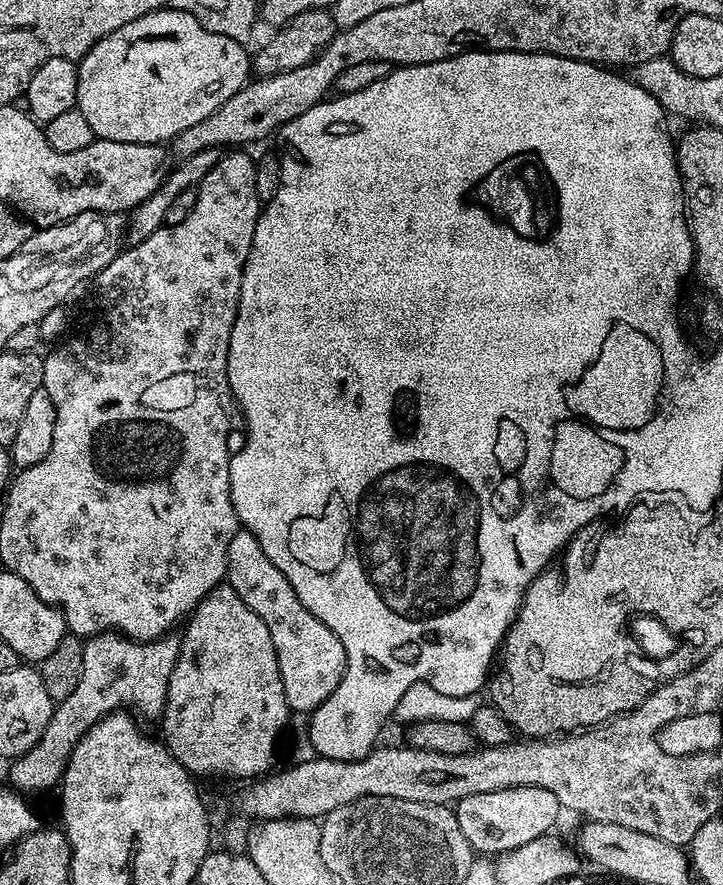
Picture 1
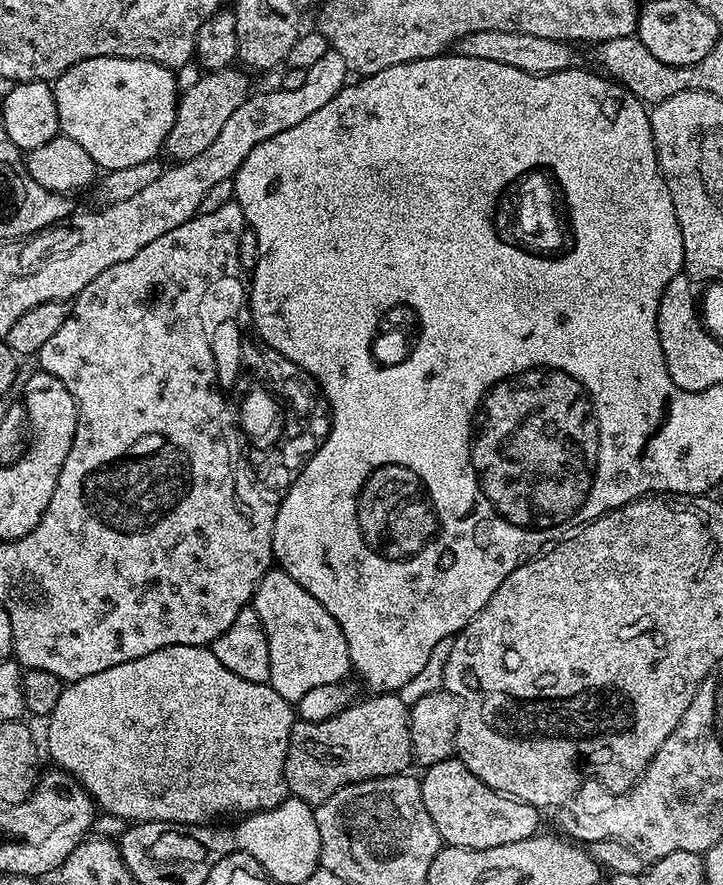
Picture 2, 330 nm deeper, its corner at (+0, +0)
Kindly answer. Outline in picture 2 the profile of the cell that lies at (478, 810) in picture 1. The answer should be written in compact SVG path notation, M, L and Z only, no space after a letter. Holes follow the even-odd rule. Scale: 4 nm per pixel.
M458 758L423 769L419 781L422 802L426 802L426 810L430 818L434 818L434 826L438 826L438 834L445 845L486 850L490 846L506 846L506 842L522 842L537 835L541 809L505 796L503 792L495 792L486 782L474 778Z

